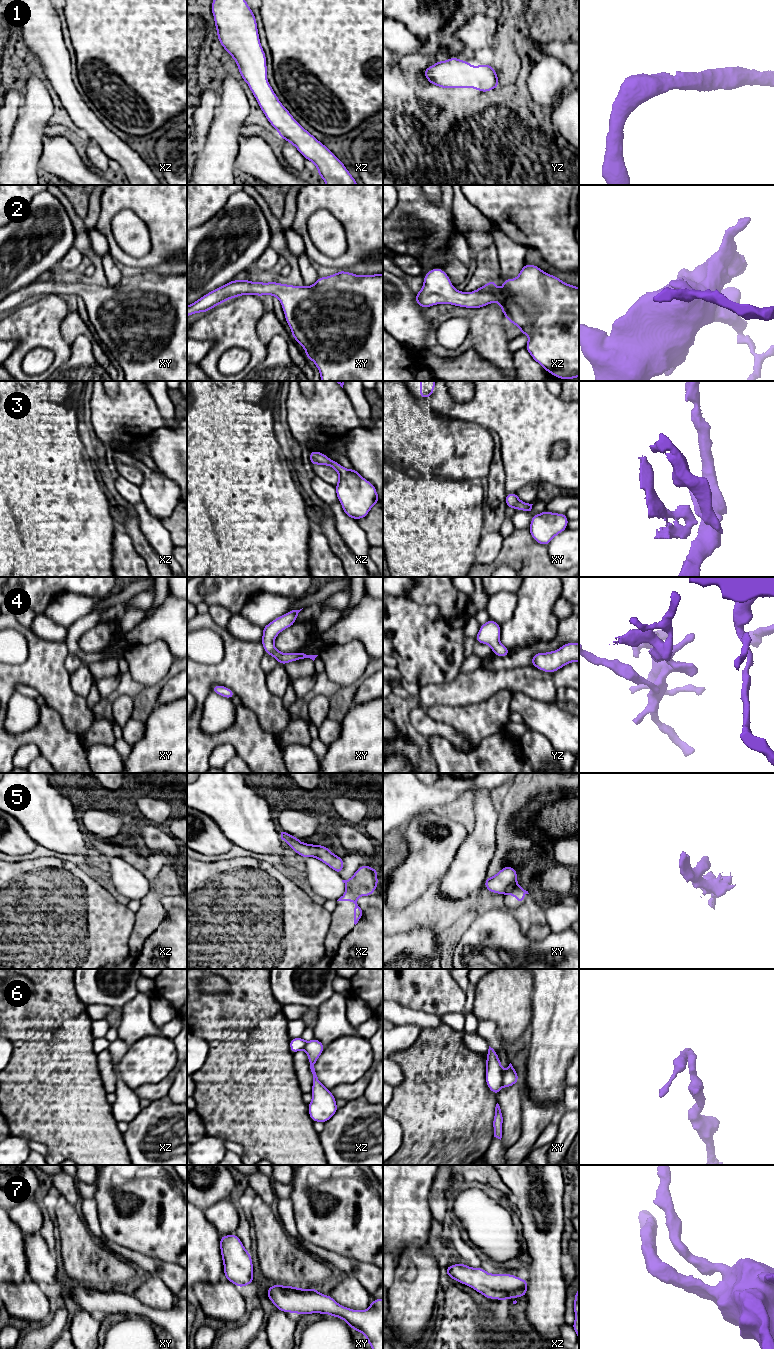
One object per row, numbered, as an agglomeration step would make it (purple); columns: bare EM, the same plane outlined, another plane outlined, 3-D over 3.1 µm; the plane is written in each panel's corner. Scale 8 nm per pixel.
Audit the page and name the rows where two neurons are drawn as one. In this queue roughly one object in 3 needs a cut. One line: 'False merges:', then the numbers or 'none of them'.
False merges: 3, 5, 6

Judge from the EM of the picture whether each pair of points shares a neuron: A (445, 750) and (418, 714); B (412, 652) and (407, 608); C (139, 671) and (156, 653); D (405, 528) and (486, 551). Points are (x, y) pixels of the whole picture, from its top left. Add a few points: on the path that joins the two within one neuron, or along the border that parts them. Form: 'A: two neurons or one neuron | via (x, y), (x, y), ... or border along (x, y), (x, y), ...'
A: two neurons | border along (426, 736), (443, 736), (454, 747)
B: one neuron | via (412, 641), (412, 635), (407, 630), (407, 619)
C: one neuron | via (143, 667), (153, 657)
D: two neurons | border along (483, 532), (475, 554), (474, 563)

